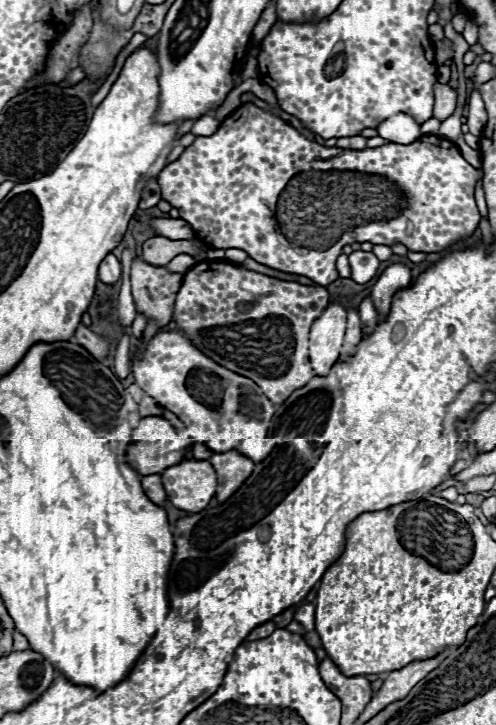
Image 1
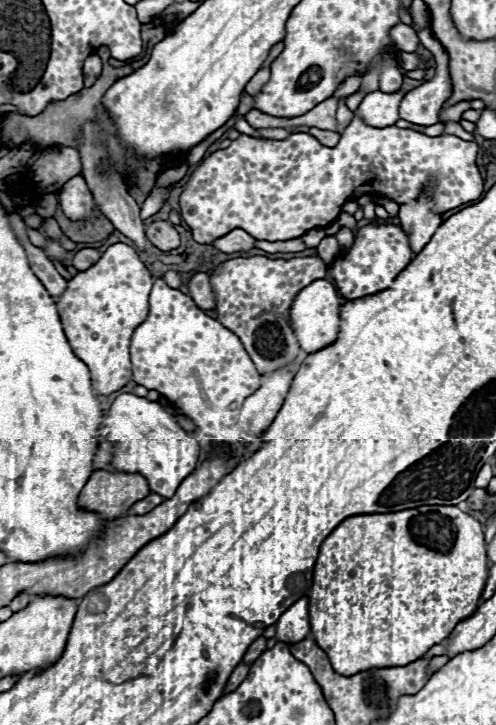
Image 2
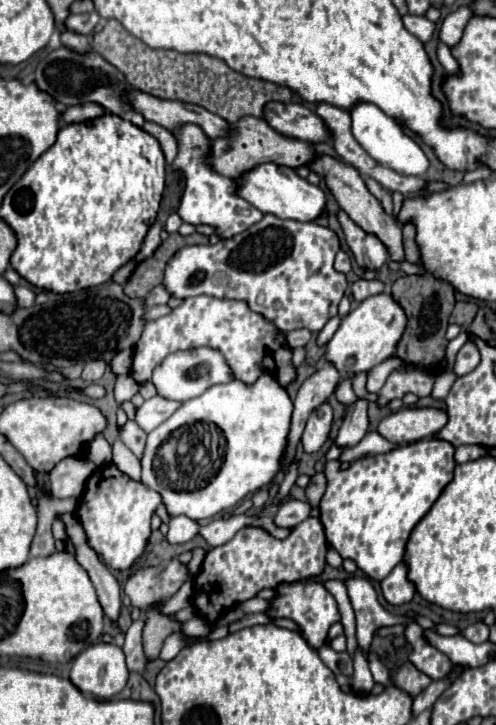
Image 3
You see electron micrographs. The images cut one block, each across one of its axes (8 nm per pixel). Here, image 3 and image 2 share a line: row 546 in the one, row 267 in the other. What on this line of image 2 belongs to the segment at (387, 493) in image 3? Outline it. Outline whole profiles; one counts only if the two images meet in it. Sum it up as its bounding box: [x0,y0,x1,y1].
[328,224,414,300]

